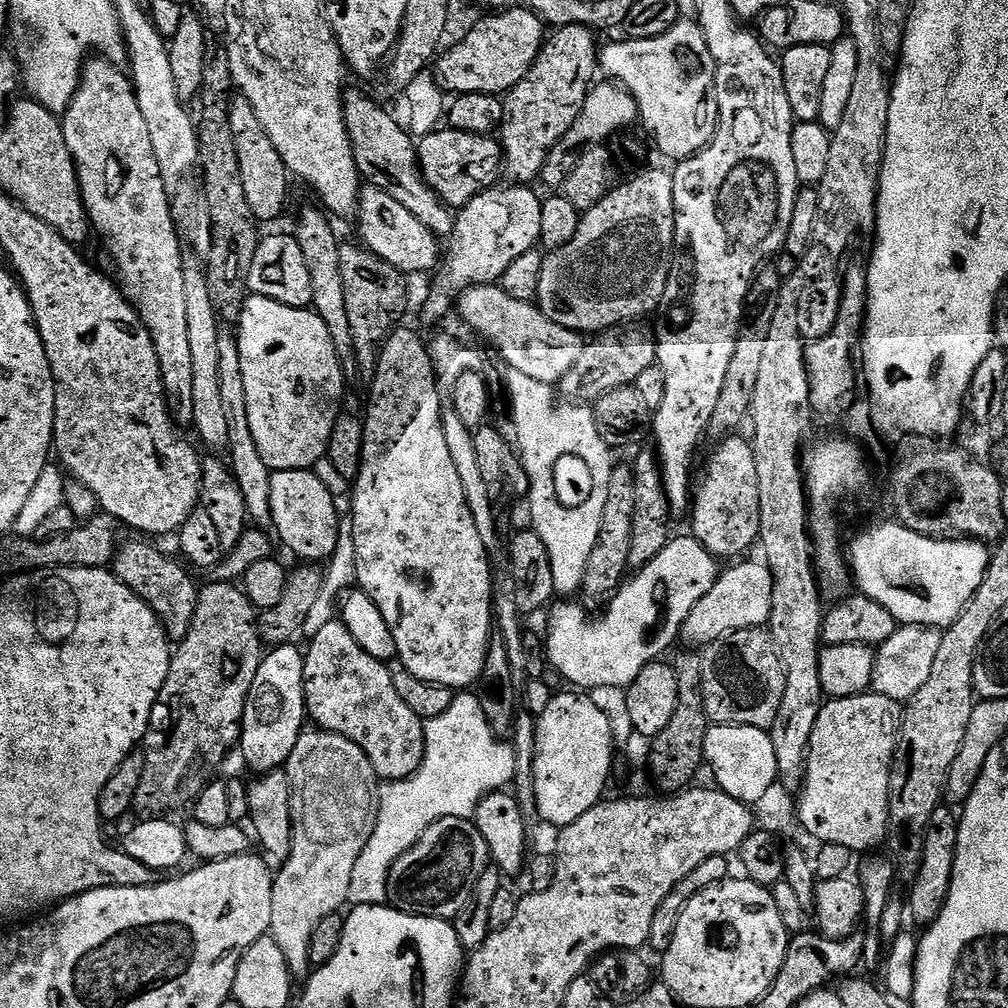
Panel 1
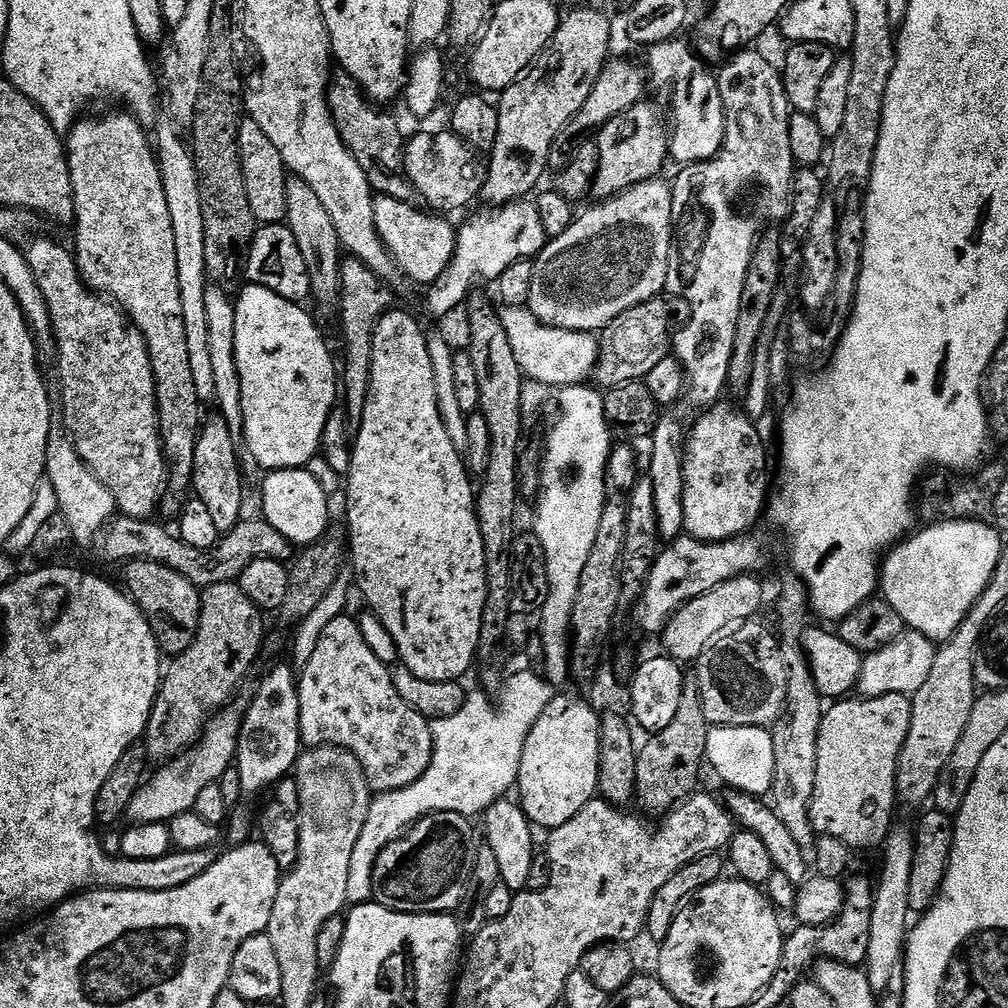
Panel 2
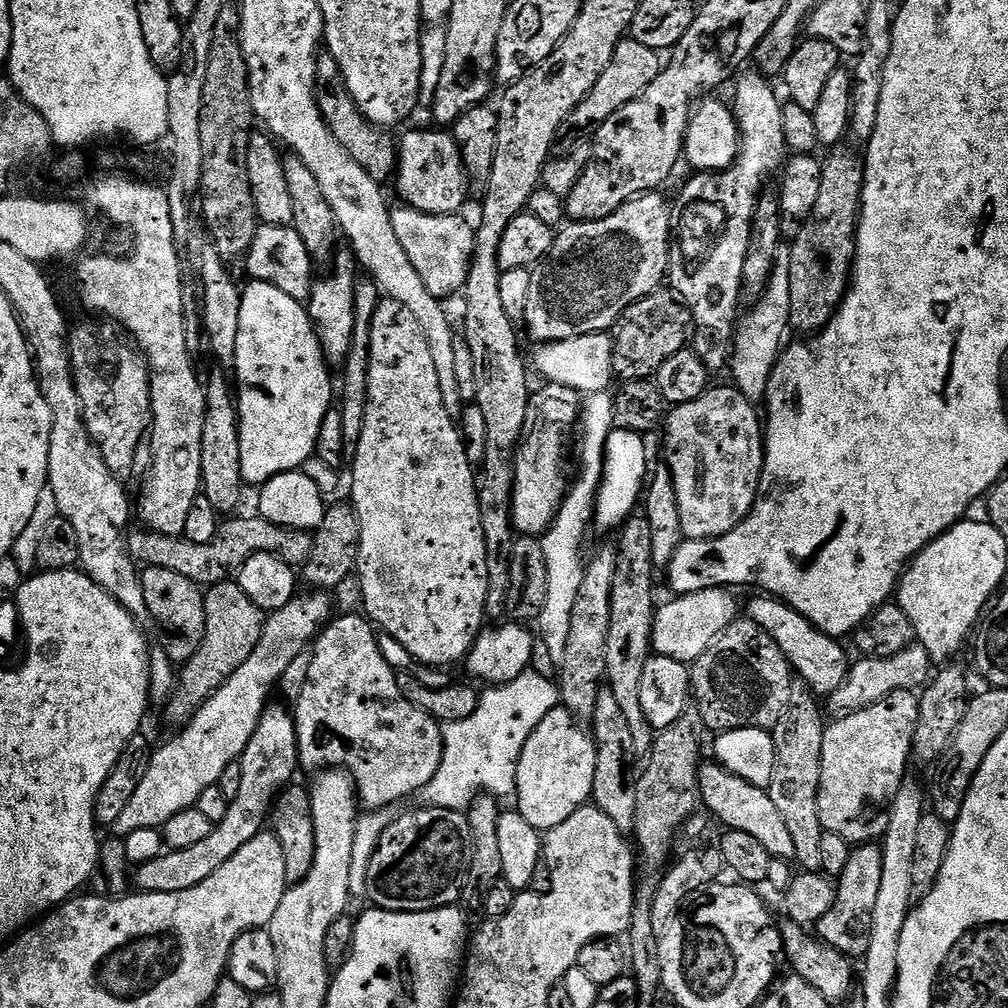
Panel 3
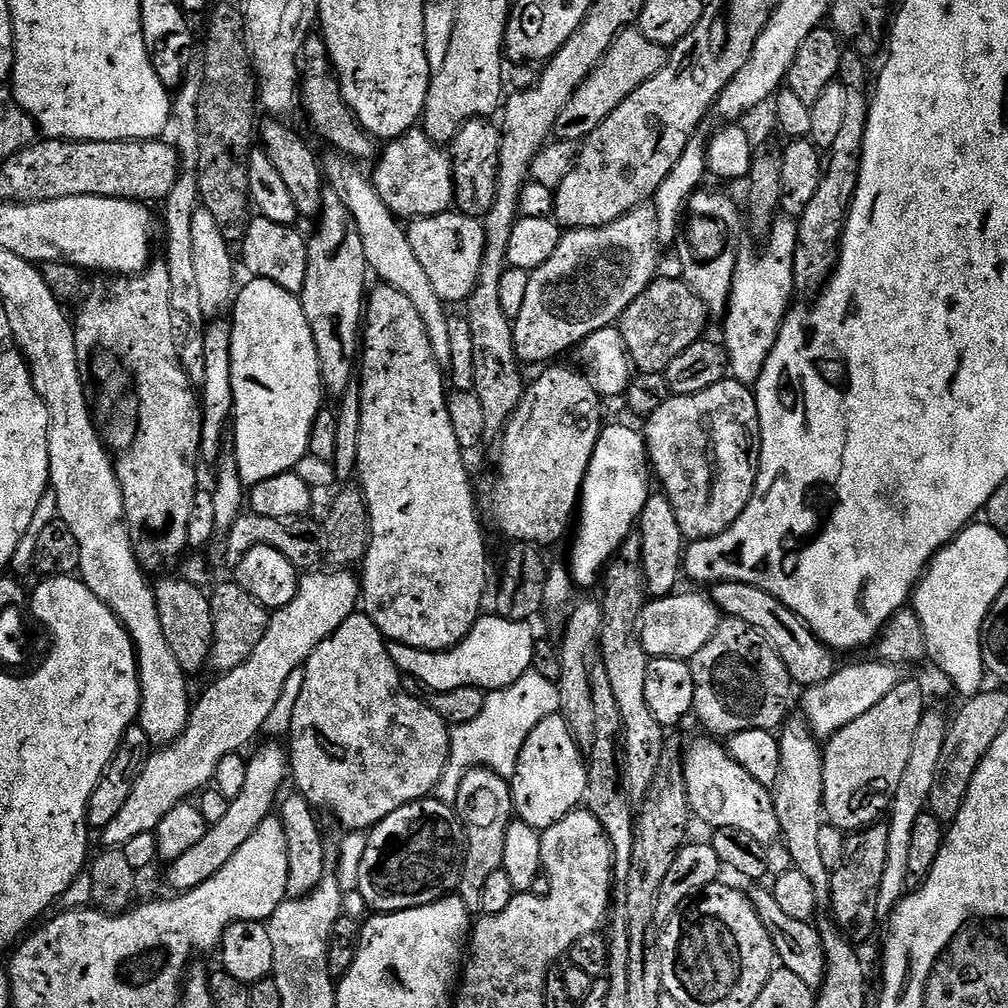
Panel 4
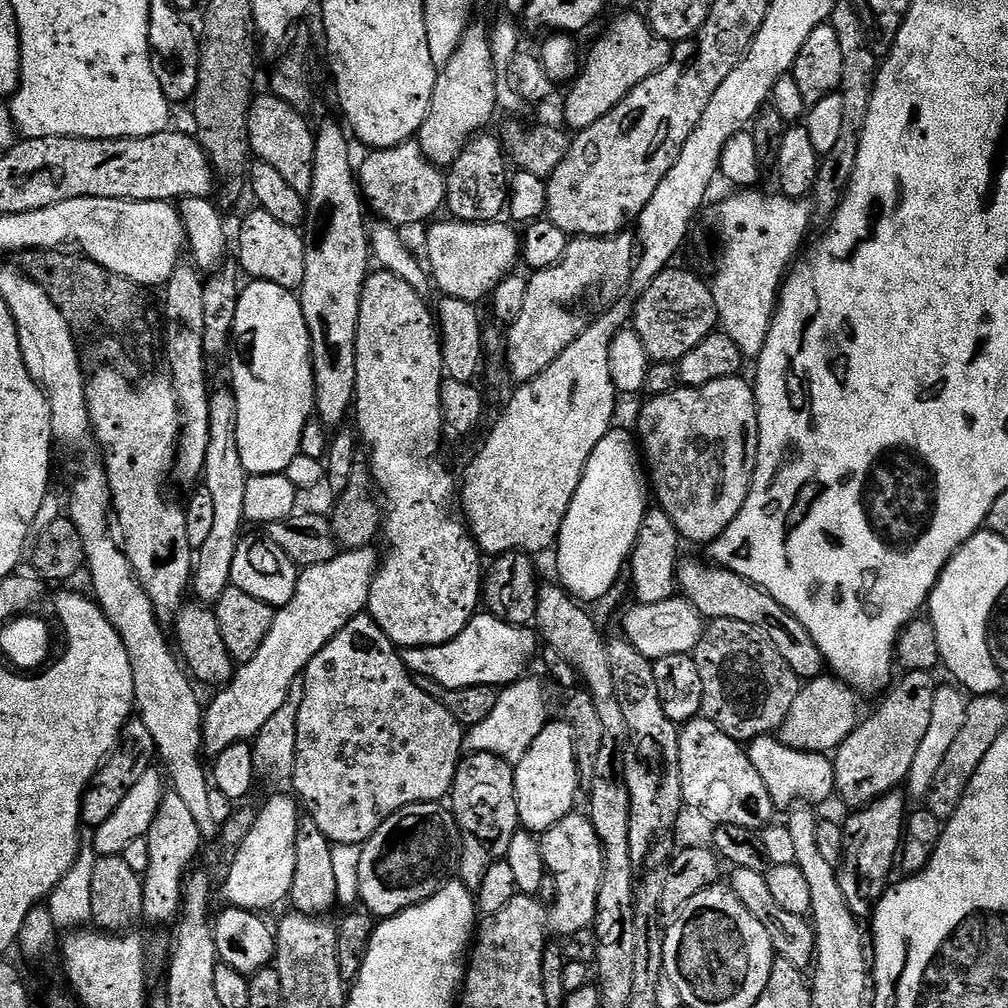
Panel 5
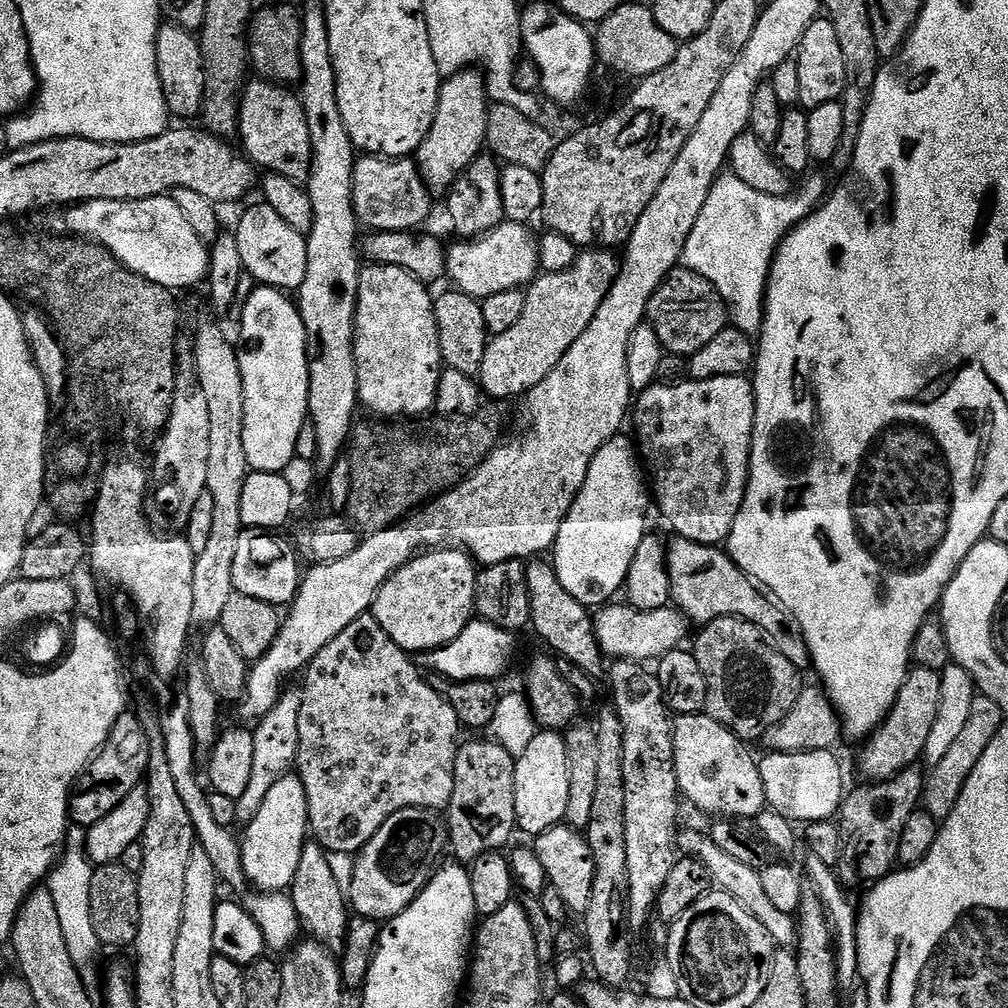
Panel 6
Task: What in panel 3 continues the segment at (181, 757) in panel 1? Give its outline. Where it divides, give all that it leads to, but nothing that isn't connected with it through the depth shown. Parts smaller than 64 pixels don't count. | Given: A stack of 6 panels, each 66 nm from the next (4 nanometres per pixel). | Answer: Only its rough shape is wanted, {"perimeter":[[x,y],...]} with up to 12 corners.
{"perimeter":[[235,579],[204,593],[206,634],[162,708],[183,726],[254,654],[266,614]]}

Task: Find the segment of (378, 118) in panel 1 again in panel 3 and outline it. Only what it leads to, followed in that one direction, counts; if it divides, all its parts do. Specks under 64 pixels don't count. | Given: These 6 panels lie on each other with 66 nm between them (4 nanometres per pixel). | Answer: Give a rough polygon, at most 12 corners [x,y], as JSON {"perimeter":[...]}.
{"perimeter":[[316,54],[316,101],[330,134],[382,186],[397,141],[358,110],[342,66]]}

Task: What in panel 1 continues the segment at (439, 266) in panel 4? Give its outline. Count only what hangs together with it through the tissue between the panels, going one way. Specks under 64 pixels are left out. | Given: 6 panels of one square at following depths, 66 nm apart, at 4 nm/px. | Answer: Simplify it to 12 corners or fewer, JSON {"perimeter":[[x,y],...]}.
{"perimeter":[[380,188],[360,194],[364,247],[399,272],[428,272],[441,241]]}

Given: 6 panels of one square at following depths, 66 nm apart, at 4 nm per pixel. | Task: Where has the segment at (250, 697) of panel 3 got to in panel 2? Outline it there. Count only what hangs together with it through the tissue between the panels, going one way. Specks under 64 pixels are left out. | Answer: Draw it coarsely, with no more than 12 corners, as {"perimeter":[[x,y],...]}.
{"perimeter":[[220,709],[198,743],[151,773],[127,819],[167,825],[233,767],[244,712]]}

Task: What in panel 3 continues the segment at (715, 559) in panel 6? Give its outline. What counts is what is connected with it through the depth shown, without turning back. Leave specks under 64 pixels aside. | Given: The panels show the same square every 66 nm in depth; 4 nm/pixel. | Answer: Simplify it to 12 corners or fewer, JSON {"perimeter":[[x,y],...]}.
{"perimeter":[[756,594],[746,616],[817,697],[846,682],[837,637],[783,600]]}

